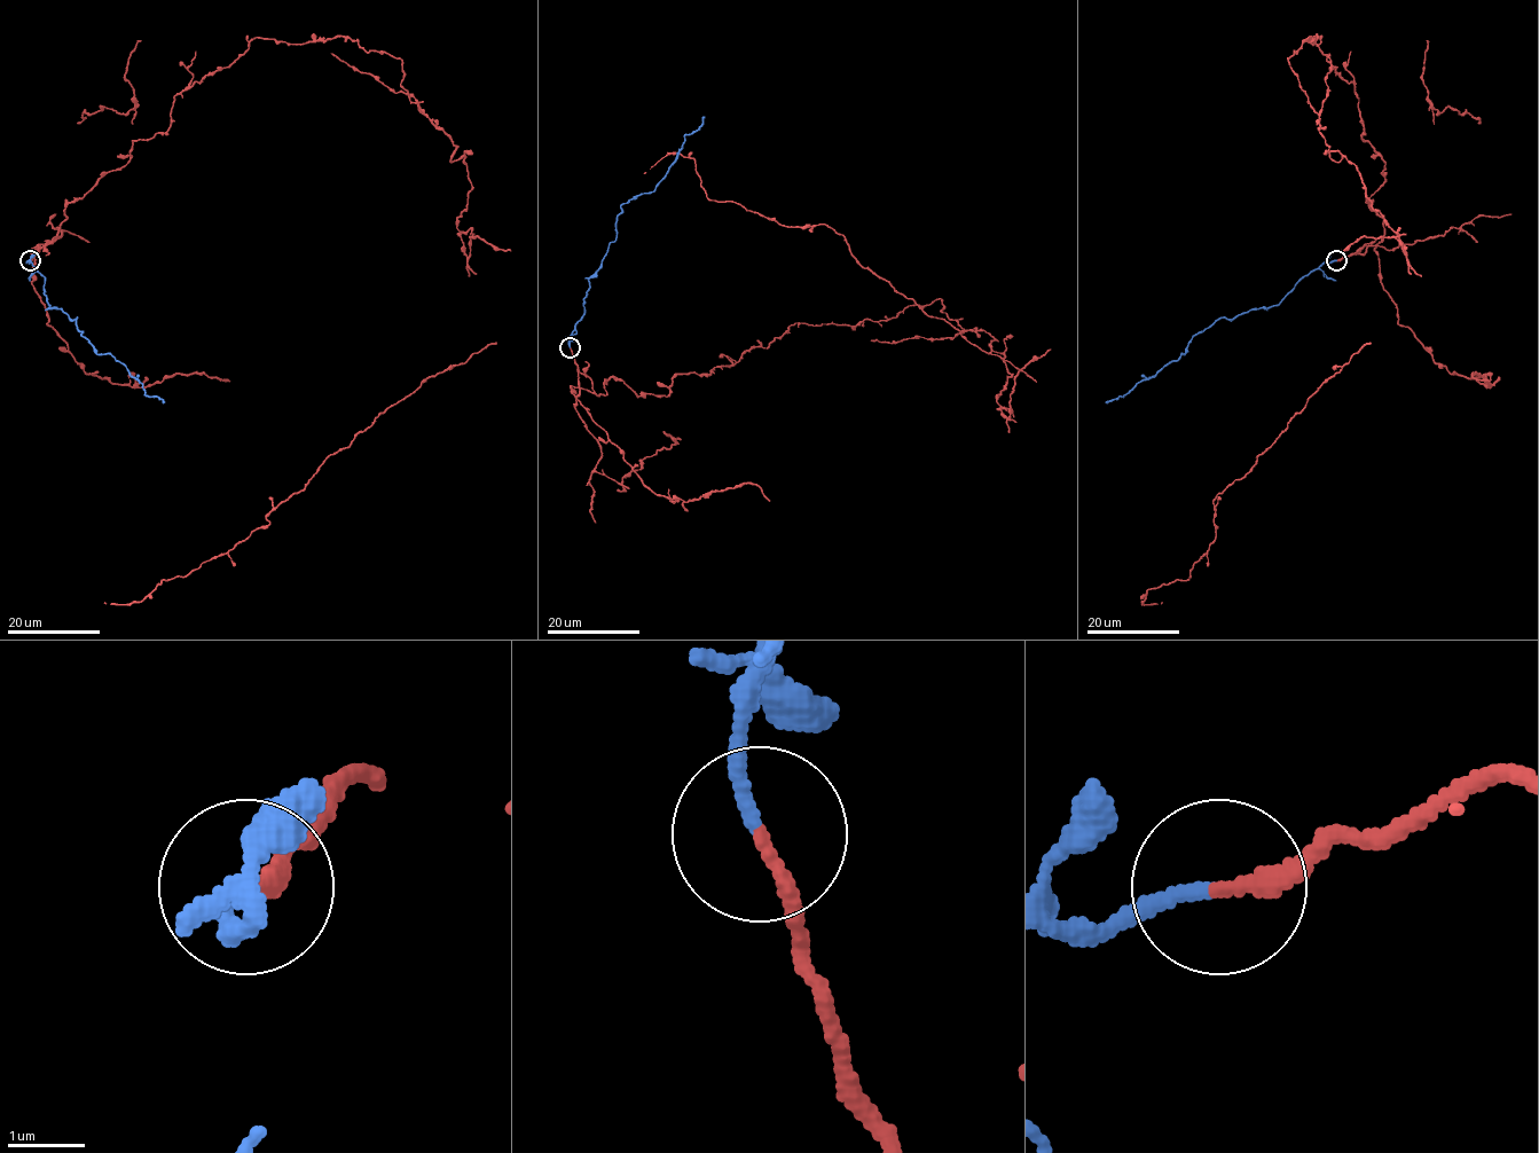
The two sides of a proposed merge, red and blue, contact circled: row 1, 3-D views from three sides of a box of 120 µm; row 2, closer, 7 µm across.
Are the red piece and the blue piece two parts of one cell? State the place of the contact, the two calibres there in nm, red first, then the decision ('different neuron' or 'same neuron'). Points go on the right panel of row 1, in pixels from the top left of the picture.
place (1336, 260); calibres 200 and 160 nm; different neuron

